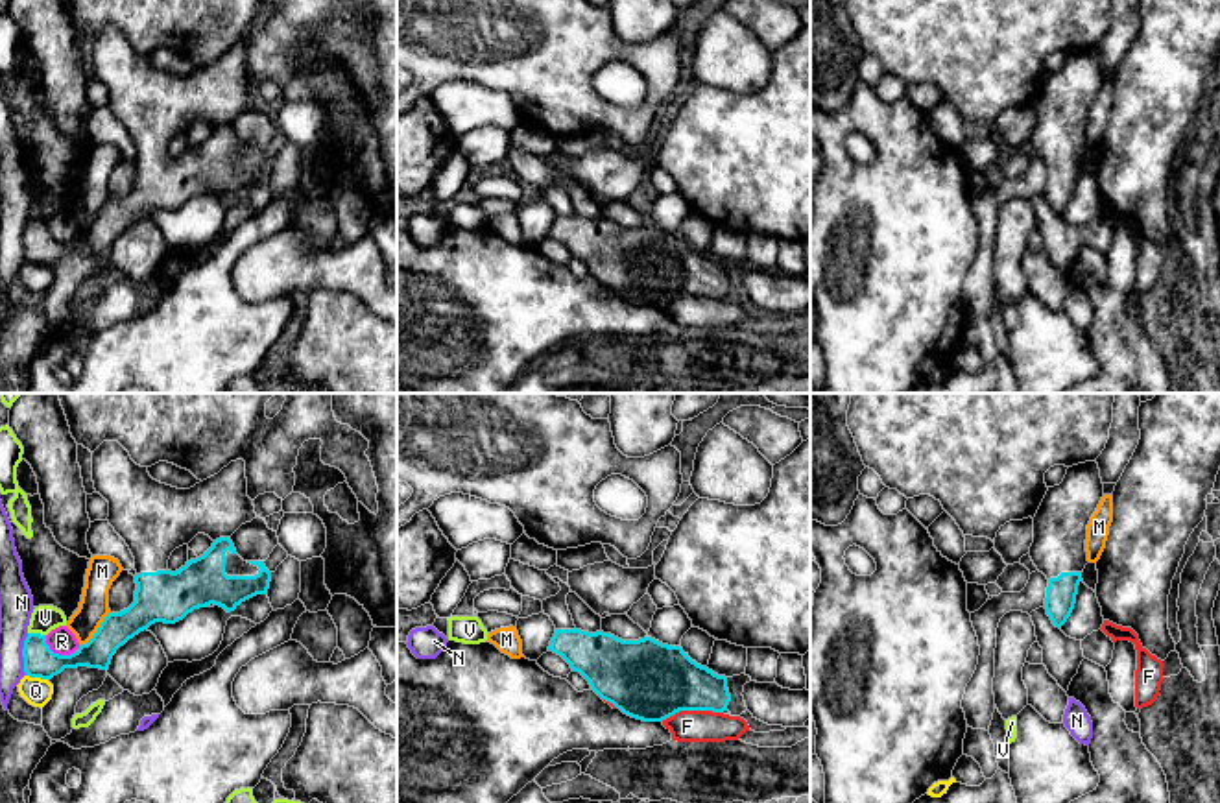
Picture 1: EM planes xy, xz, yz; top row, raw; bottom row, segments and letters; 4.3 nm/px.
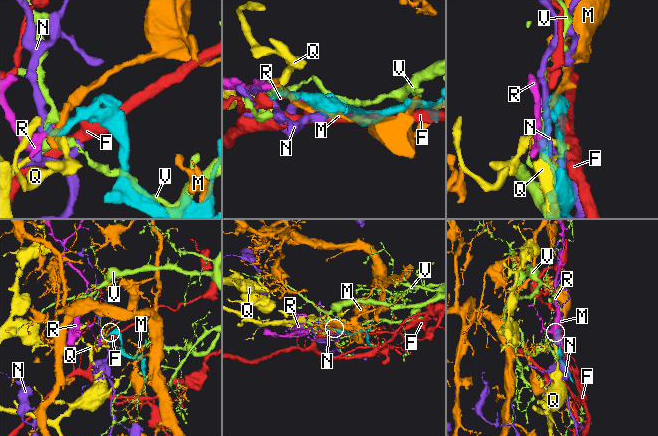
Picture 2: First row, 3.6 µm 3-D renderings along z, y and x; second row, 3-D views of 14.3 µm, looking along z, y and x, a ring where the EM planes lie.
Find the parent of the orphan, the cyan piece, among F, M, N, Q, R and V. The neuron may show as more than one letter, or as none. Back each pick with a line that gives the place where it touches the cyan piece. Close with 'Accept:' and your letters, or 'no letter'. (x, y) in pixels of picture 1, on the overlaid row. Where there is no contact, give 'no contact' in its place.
Accept: no letter

